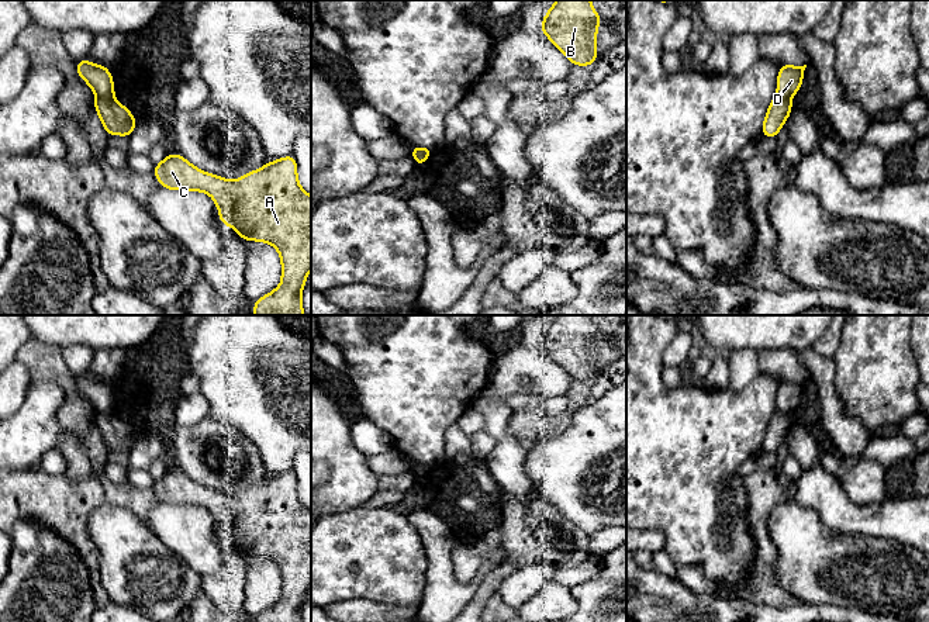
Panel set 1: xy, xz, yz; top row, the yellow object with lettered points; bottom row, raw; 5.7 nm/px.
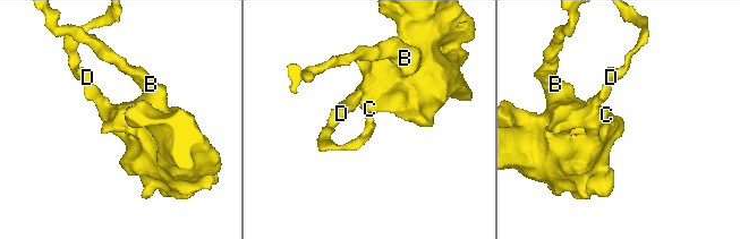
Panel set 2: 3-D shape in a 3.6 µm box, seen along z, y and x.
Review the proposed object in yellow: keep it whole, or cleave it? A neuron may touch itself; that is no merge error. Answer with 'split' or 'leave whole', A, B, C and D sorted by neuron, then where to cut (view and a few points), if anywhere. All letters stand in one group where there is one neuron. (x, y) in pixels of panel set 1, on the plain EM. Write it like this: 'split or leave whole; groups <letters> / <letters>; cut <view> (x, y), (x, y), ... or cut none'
split; groups A B C / D; cut xy (113, 408), (96, 413)

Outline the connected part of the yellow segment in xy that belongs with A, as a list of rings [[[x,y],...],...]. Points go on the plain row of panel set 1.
[[[170,469],[152,485],[159,500],[169,505],[204,507],[220,526],[220,538],[231,540],[245,556],[273,560],[282,574],[282,598],[253,618],[253,622],[303,622],[301,608],[311,585],[311,511],[300,501],[293,470],[266,478],[238,495],[206,488],[183,471]]]

